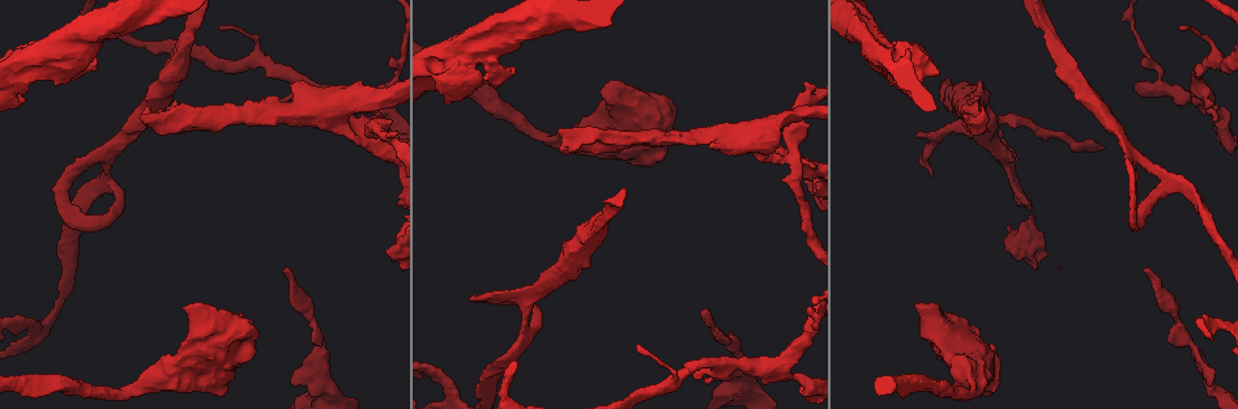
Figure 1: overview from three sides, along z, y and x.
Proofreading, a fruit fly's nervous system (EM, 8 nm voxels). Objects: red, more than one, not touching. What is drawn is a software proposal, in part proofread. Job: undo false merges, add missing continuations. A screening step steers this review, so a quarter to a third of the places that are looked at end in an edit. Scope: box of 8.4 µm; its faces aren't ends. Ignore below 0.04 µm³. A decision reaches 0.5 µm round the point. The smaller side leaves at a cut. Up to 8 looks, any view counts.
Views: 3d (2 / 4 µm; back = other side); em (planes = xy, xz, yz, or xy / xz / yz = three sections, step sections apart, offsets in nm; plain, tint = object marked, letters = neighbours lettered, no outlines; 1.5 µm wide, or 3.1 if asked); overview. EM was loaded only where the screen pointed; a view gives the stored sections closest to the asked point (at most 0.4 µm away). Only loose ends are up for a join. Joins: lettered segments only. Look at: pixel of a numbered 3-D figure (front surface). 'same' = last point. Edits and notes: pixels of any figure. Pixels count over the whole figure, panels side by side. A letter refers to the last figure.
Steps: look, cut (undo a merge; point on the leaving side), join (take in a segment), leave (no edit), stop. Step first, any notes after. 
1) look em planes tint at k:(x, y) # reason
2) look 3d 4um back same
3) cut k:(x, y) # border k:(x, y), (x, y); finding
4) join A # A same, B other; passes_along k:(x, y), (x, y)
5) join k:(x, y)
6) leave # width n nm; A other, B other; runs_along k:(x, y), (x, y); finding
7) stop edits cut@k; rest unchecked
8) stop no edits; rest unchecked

look em xz step 4 letters at 1:(795, 163)

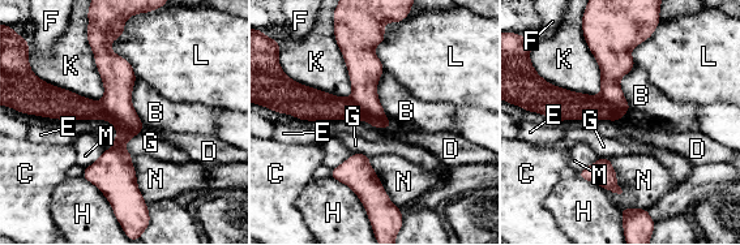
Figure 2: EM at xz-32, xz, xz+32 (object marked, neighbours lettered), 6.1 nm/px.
cut 2:(614, 64) # longest_contact K 400 nm; B other, C other, D other, E other, F other, G other, H other, K other, L other, M other, N other; part_leaving 2:(106, 44), (122, 114), (120, 198); a second cell is stuck on

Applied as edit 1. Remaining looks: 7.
look em xy step 4 plain at 1:(1144, 269) # free end

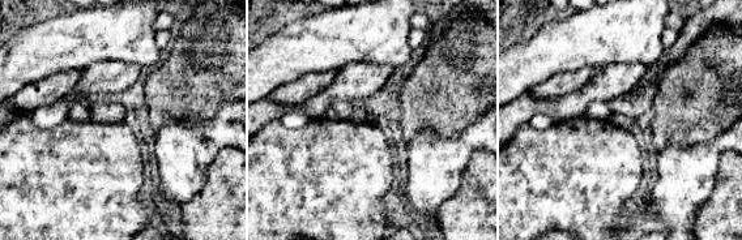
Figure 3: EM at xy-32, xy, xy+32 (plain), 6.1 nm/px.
look em xy step 4 tint same # where the object lies

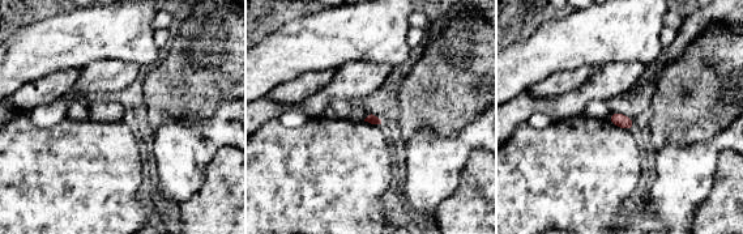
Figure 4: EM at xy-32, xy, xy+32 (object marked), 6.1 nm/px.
look em xy step 4 letters same # see the neighbours

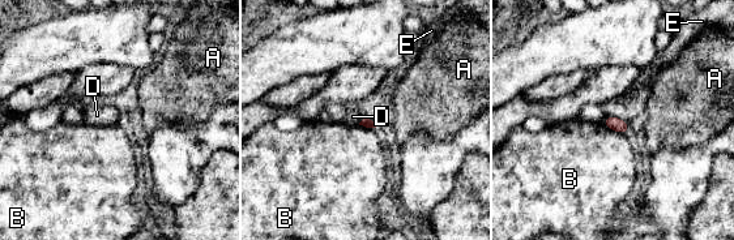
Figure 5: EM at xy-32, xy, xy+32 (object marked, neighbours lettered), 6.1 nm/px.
leave # A other, B other, D other, E other; no lettered segment goes on from it

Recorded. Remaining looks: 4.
look 3d 2um at 1:(1136, 230) # touches itself

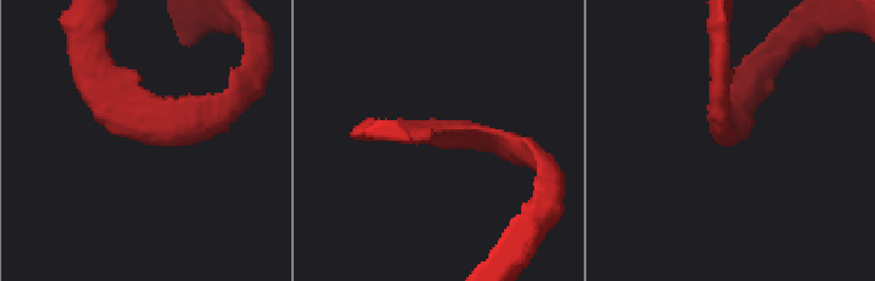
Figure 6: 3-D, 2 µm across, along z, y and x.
look em yz step 4 tint at 6:(723, 132) # need the tissue

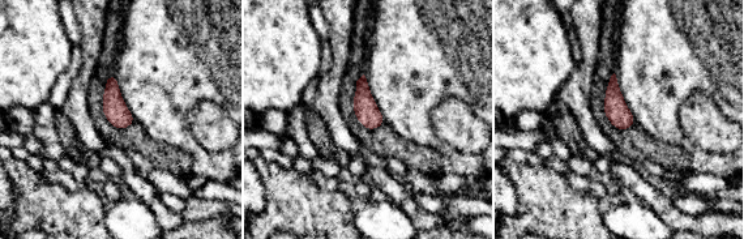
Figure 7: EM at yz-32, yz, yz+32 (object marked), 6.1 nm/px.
look em planes letters same

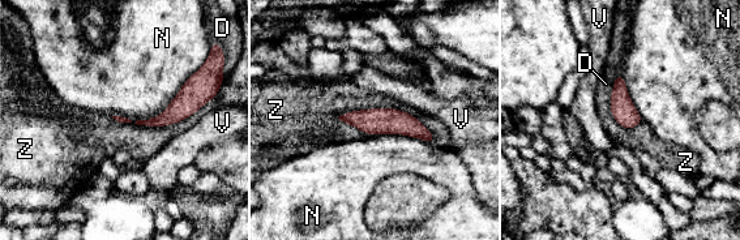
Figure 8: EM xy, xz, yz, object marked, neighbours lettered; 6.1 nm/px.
leave # width 40 nm; longest_contact N 550 nm; D other, N other, V other, Z other; all the same cell

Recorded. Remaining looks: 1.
stop edits cut@2; rest unchecked

